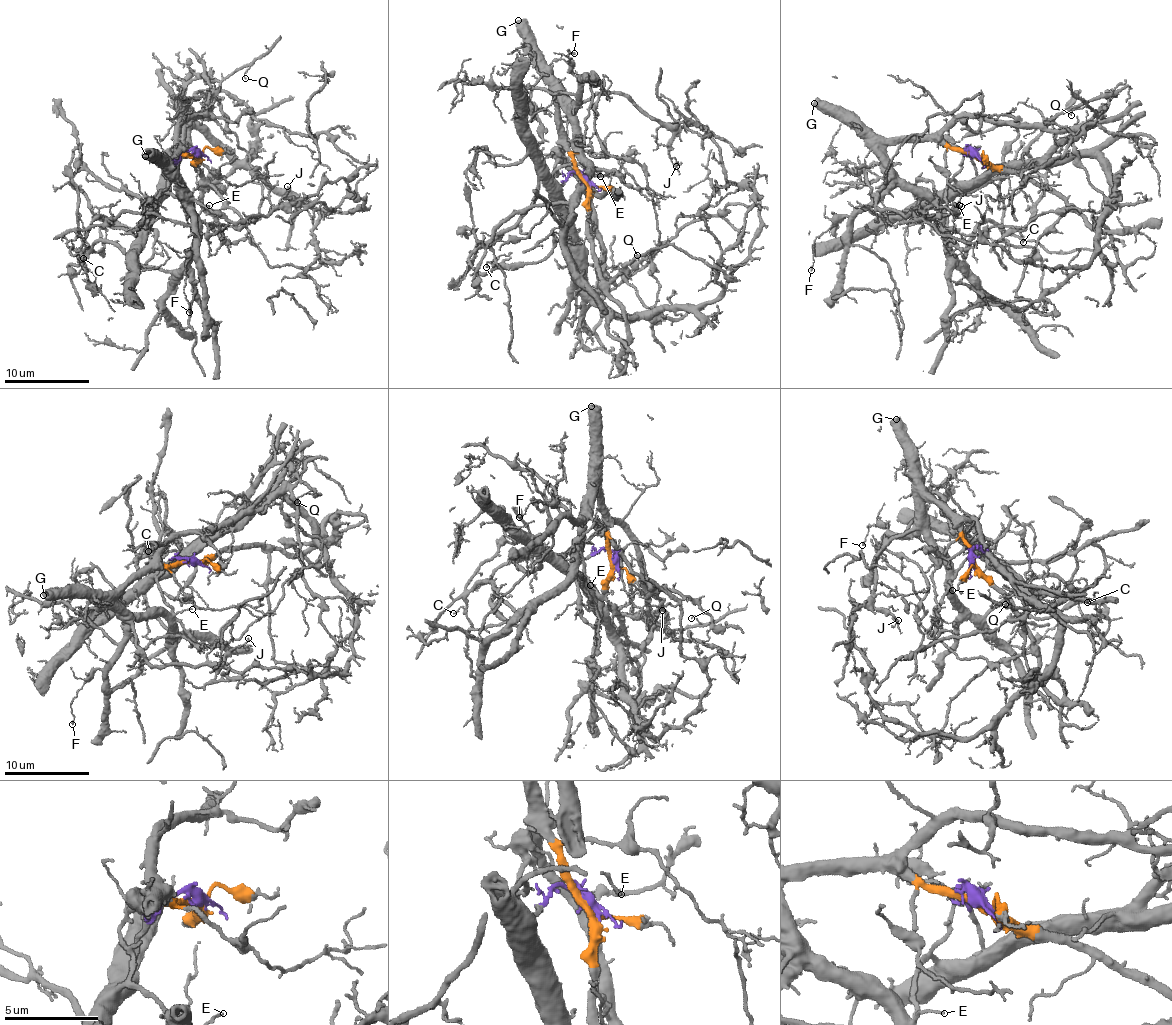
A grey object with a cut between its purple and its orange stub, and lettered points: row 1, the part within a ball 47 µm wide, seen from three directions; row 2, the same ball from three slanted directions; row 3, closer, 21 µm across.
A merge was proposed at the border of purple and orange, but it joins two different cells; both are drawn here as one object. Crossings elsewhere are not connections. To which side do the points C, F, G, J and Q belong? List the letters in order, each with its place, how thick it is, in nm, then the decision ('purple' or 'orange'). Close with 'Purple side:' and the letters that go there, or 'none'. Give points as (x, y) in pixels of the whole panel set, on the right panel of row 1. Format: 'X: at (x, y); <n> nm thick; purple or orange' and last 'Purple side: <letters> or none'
C: at (1023, 242); 130 nm thick; orange
F: at (811, 270); 130 nm thick; orange
G: at (814, 103); 550 nm thick; orange
J: at (961, 206); 110 nm thick; orange
Q: at (1071, 115); 90 nm thick; orange
Purple side: none

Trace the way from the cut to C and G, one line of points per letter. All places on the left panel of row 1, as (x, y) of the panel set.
C: (196, 155), (183, 152), (177, 172), (177, 192), (197, 217), (192, 257), (169, 271), (100, 239), (83, 258)
G: (196, 155), (183, 152), (176, 162), (178, 169), (160, 158), (152, 161), (144, 155)

